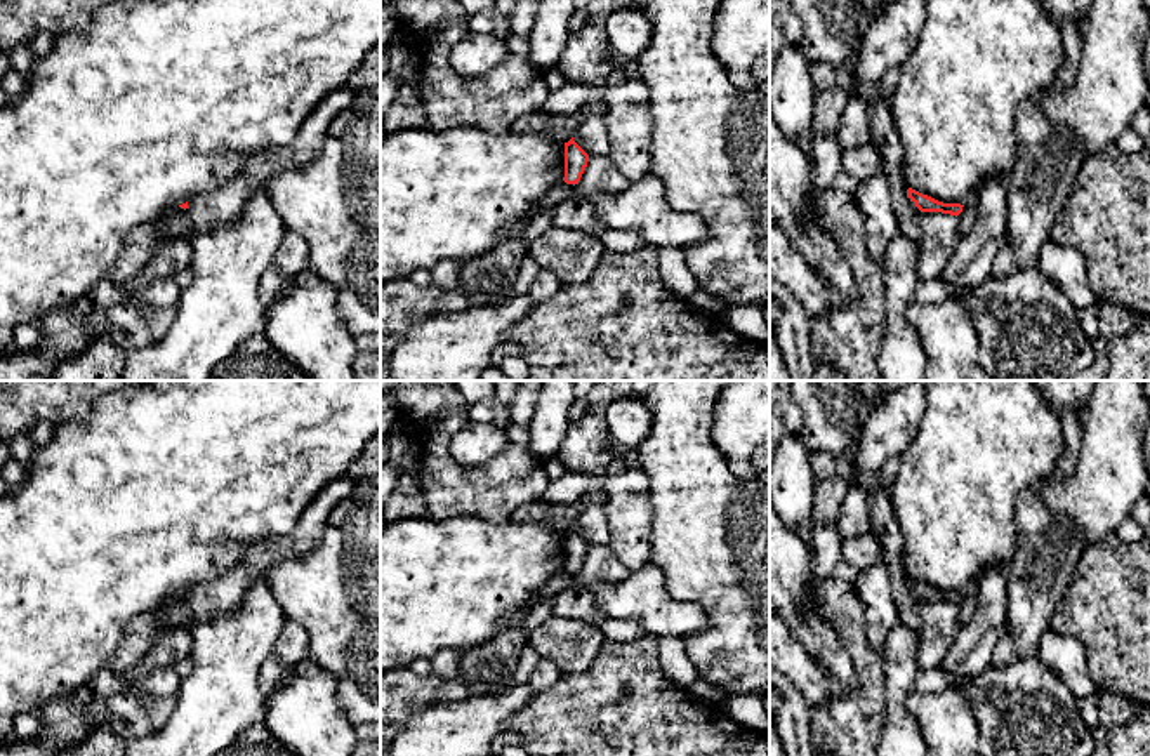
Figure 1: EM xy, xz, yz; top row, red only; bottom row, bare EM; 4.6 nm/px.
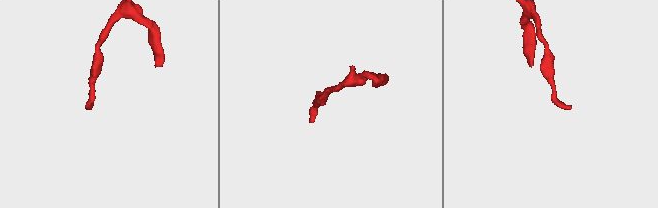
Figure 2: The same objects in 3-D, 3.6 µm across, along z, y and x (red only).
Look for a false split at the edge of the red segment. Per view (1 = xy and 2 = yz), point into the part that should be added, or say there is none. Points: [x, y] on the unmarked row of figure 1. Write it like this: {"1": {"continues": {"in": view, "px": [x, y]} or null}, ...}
{"1": {"continues": null}, "2": {"continues": null}}

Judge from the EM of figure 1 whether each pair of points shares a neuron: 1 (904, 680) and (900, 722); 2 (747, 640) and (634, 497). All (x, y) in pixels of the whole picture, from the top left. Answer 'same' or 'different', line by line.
1: same
2: different

